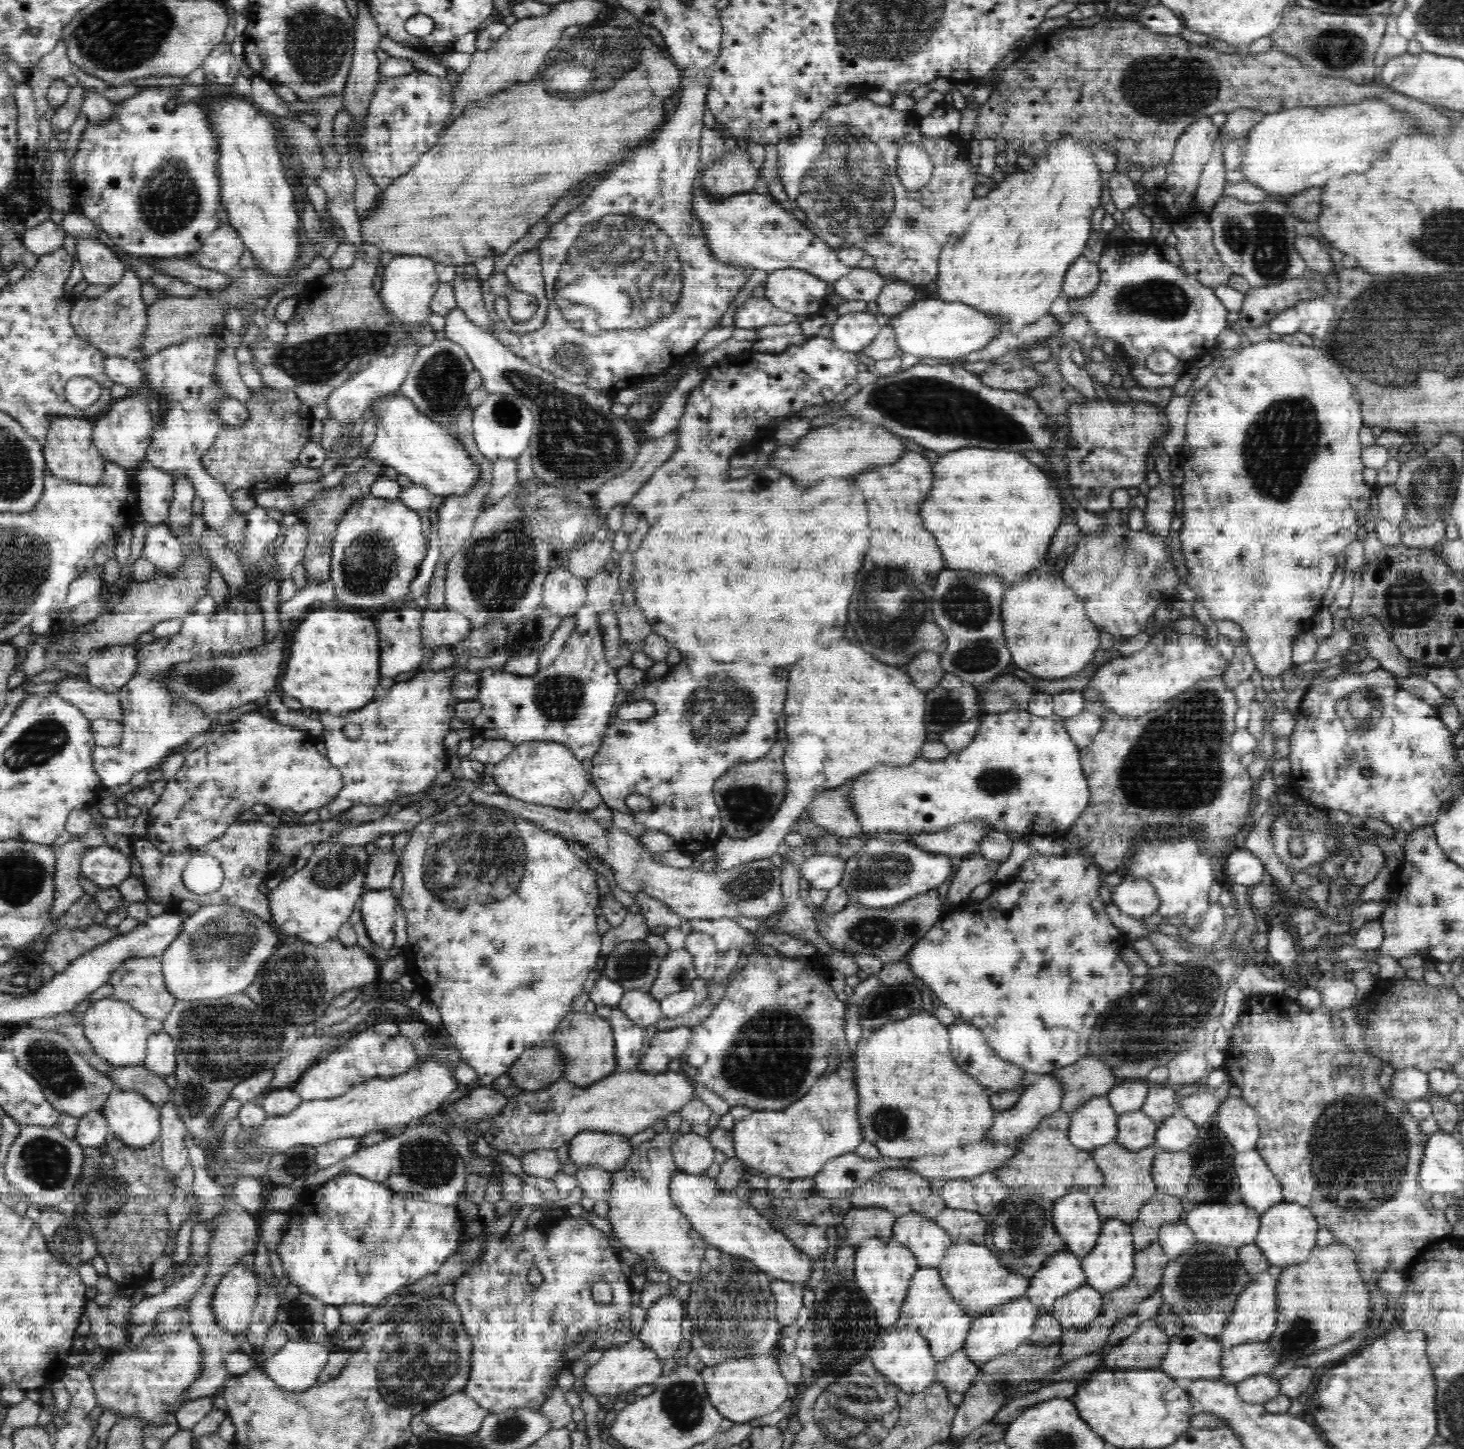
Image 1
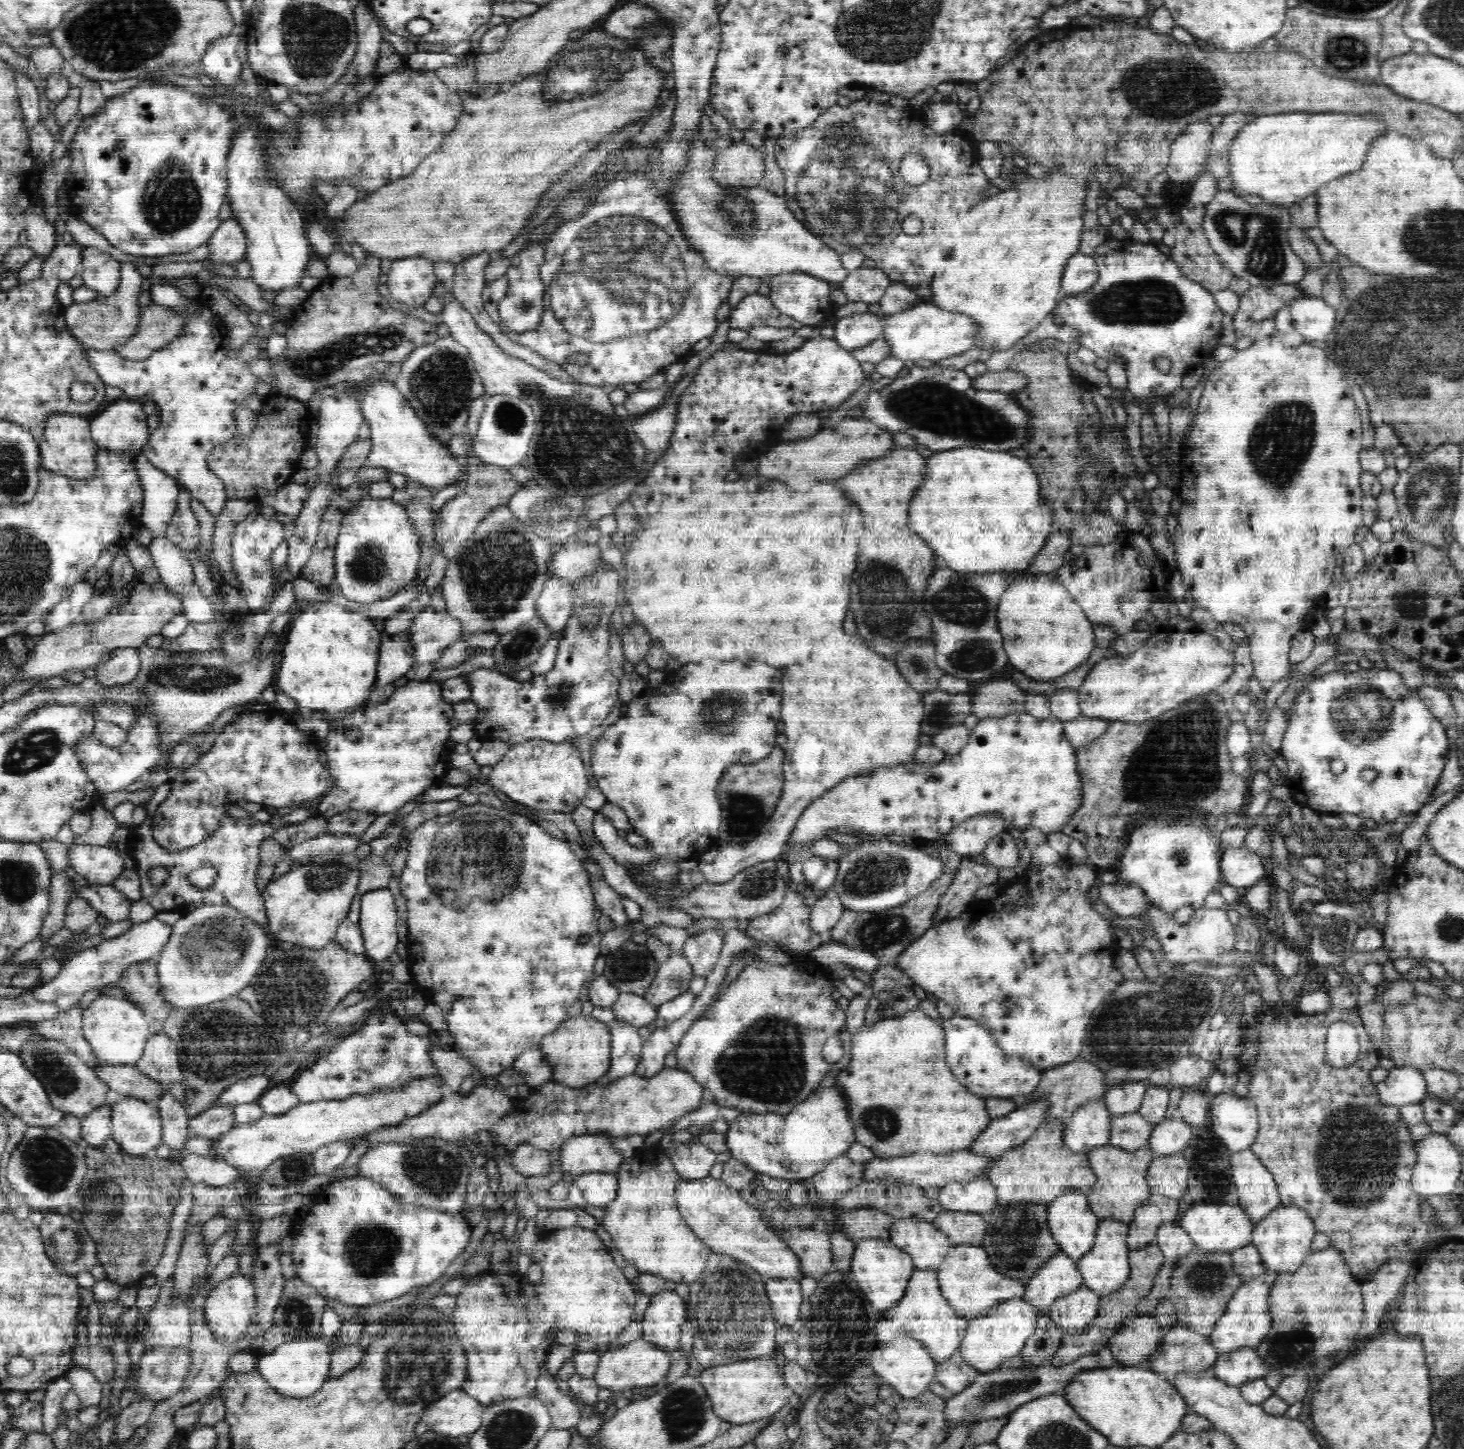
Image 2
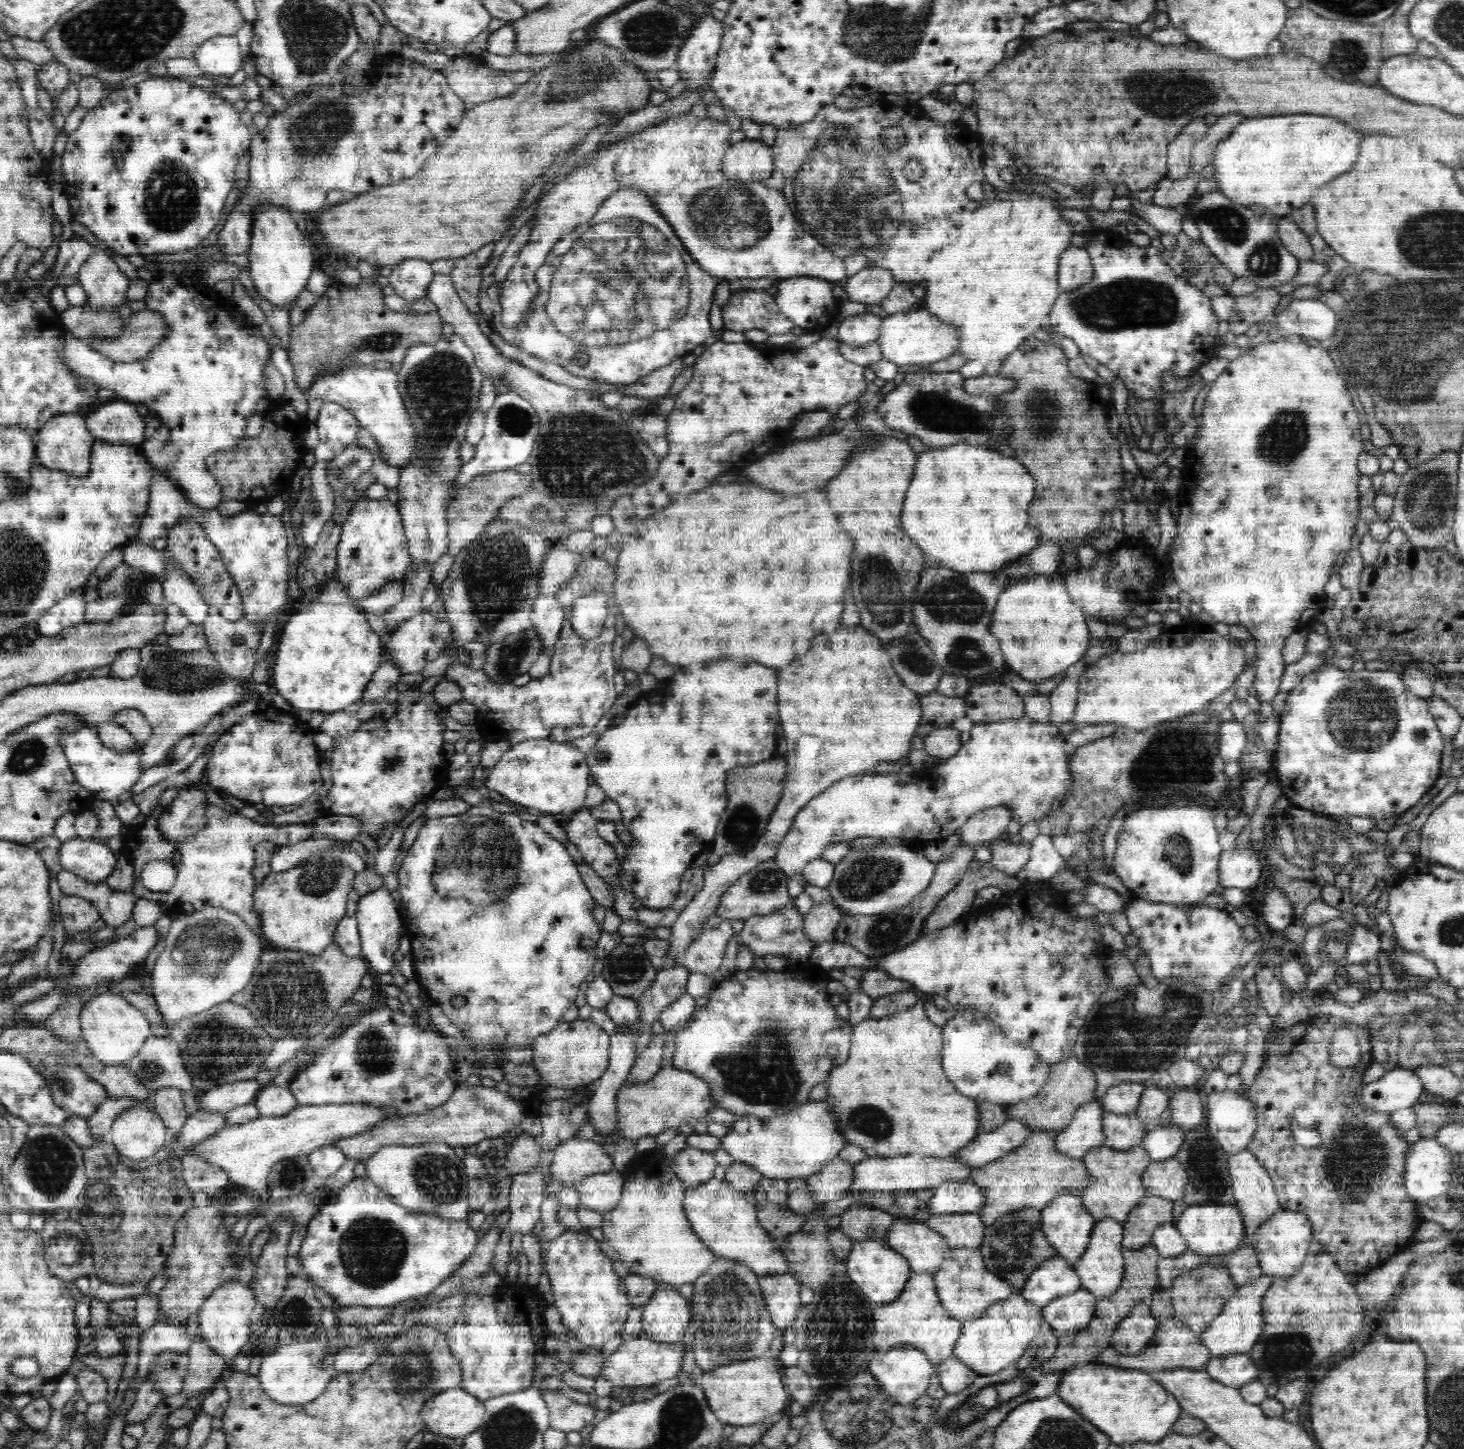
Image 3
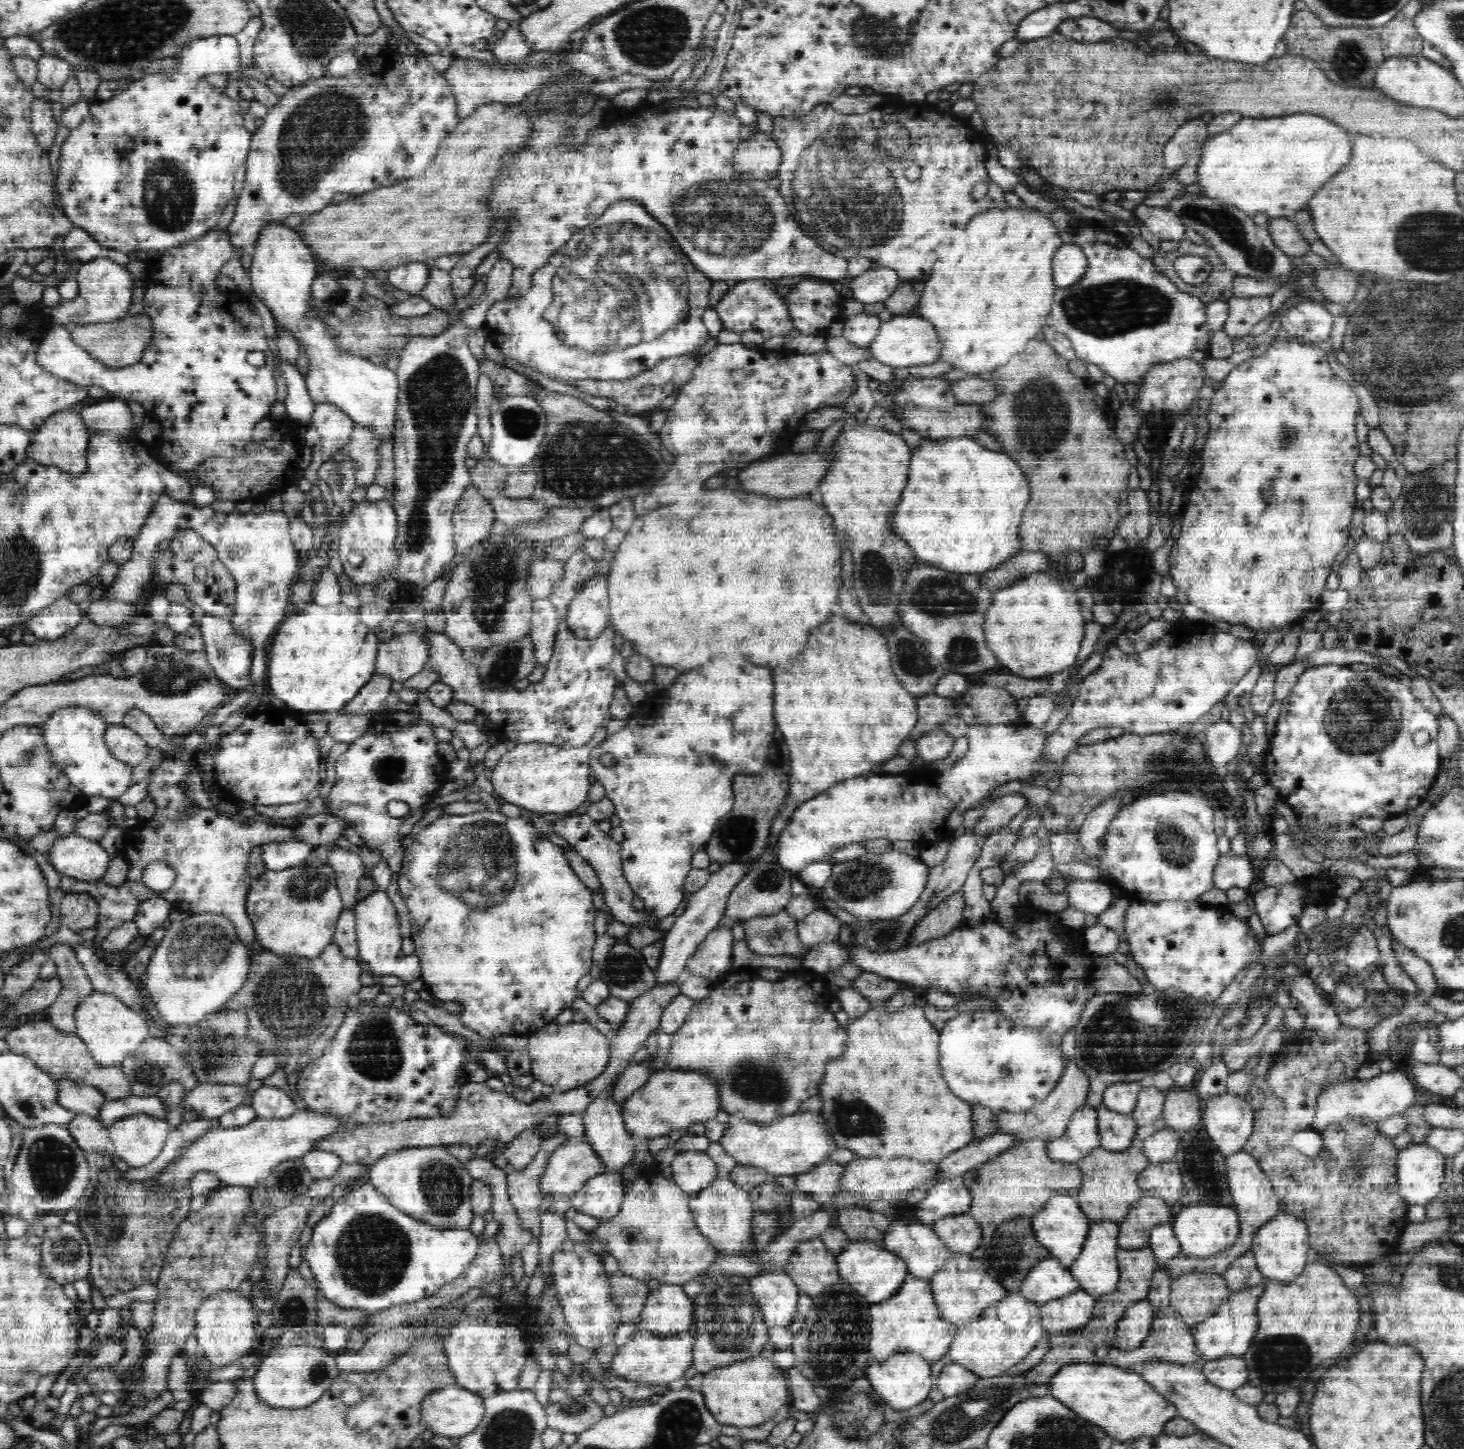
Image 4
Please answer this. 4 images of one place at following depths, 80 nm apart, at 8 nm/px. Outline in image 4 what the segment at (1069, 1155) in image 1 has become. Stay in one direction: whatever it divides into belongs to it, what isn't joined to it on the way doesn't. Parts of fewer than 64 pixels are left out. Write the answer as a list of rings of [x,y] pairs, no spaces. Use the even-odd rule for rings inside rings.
[[[1028,1138],[1026,1141],[1008,1148],[1006,1152],[996,1156],[994,1160],[985,1162],[960,1176],[963,1179],[963,1184],[968,1185],[971,1189],[972,1208],[967,1214],[979,1222],[984,1238],[989,1239],[998,1229],[998,1226],[1005,1221],[1012,1221],[1013,1218],[1018,1217],[1035,1216],[1054,1194],[1069,1193],[1075,1195],[1077,1189],[1082,1187],[1083,1173],[1079,1165],[1075,1161],[1052,1159],[1047,1149],[1048,1143],[1048,1138]]]

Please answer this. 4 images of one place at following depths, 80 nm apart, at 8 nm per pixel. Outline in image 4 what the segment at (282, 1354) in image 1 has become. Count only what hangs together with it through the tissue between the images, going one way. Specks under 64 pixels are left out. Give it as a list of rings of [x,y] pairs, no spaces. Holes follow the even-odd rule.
[[[287,1346],[272,1348],[268,1356],[262,1360],[262,1364],[253,1376],[256,1392],[262,1397],[267,1404],[274,1405],[276,1408],[306,1408],[310,1404],[314,1404],[324,1392],[332,1386],[332,1382],[336,1380],[336,1376],[341,1370],[337,1368],[334,1357],[328,1356],[324,1349],[312,1346]]]

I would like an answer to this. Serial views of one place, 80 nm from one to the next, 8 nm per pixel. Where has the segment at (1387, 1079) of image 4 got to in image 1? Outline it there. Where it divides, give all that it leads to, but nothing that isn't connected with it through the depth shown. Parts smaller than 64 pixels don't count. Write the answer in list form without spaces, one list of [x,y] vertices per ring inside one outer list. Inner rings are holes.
[[[1416,1067],[1395,1069],[1390,1082],[1390,1097],[1395,1100],[1403,1101],[1408,1104],[1411,1101],[1426,1098],[1426,1092],[1429,1091],[1430,1080],[1428,1074],[1421,1072]]]

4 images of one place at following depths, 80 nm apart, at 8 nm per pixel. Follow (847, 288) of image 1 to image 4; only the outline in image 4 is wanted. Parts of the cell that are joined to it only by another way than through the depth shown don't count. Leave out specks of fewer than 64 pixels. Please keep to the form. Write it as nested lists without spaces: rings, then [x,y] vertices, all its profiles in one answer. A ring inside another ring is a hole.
[[[873,266],[864,274],[853,277],[850,287],[854,300],[864,304],[874,304],[888,300],[901,284],[902,281],[892,268]]]

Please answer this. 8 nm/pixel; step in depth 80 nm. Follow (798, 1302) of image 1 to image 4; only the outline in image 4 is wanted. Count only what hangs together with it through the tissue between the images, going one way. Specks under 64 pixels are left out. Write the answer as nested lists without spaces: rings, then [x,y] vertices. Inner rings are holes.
[[[783,1270],[751,1277],[752,1291],[768,1327],[788,1327],[796,1317],[800,1292]]]

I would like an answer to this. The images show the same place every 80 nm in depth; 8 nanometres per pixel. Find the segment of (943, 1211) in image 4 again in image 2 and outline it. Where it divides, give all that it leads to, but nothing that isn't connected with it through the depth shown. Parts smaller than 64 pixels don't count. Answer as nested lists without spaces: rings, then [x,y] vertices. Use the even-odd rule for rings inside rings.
[[[983,1175],[973,1178],[966,1183],[956,1181],[945,1184],[943,1187],[940,1187],[940,1194],[937,1201],[942,1210],[951,1212],[976,1212],[985,1216],[998,1208],[996,1189]]]

